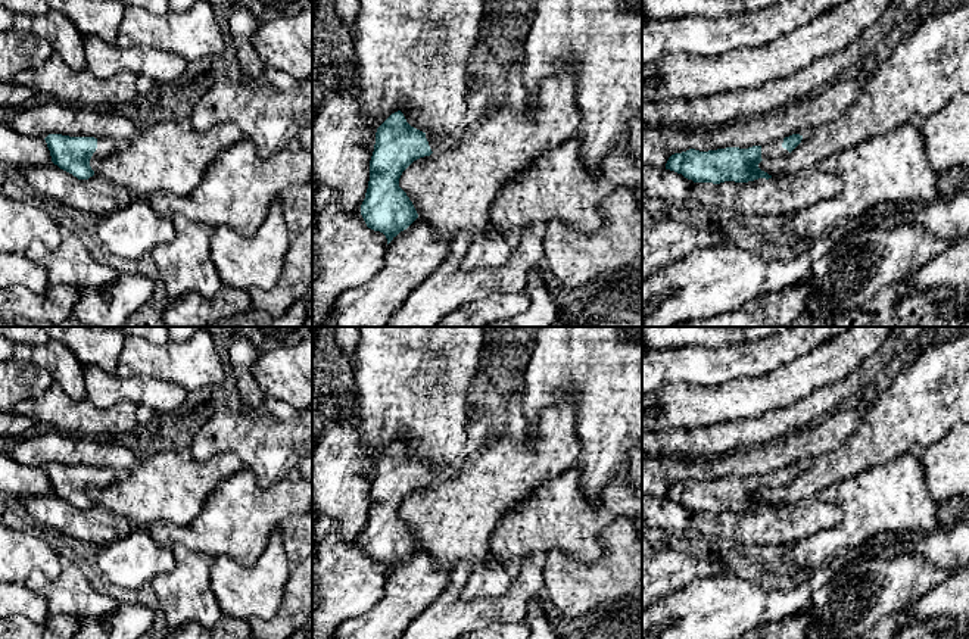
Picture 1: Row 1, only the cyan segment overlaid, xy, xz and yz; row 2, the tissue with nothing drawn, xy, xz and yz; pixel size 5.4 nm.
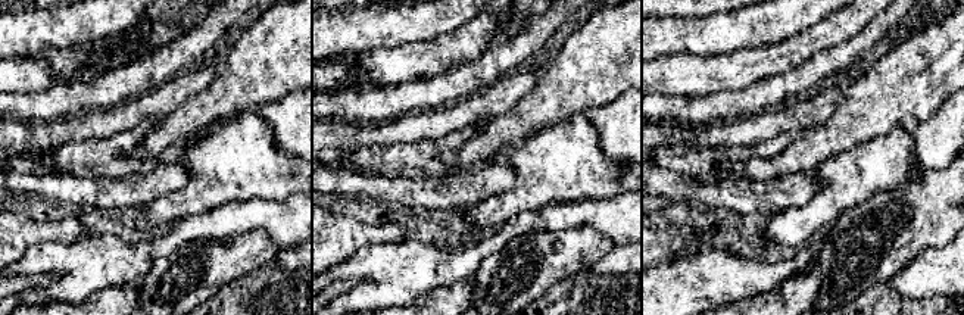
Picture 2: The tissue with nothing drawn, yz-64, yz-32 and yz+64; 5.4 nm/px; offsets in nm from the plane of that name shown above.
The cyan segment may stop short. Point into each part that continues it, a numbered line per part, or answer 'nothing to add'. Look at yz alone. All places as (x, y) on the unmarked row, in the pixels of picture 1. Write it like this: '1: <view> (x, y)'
1: yz (773, 480)

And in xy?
1: xy (105, 476)

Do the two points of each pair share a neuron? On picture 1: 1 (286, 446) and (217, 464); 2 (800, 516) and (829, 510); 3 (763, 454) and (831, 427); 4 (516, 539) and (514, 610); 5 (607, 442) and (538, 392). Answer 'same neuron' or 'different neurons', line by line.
1: different neurons
2: same neuron
3: same neuron
4: different neurons
5: same neuron

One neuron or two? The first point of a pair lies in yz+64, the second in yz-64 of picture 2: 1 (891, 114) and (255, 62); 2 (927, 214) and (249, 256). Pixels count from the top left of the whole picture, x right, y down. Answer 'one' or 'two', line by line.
1: one
2: one

